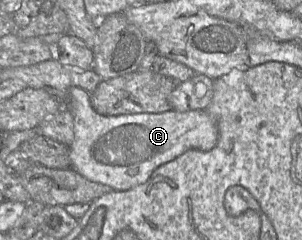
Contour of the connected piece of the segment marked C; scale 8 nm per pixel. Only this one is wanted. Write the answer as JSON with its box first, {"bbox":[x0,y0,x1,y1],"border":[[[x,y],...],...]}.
{"bbox":[64,87,218,191],"border":[[[80,87],[69,89],[64,108],[71,112],[74,119],[74,140],[69,146],[71,168],[88,180],[111,187],[111,191],[129,190],[143,184],[158,167],[174,160],[187,150],[209,151],[218,141],[217,124],[205,109],[106,116],[93,109],[90,93]]]}

